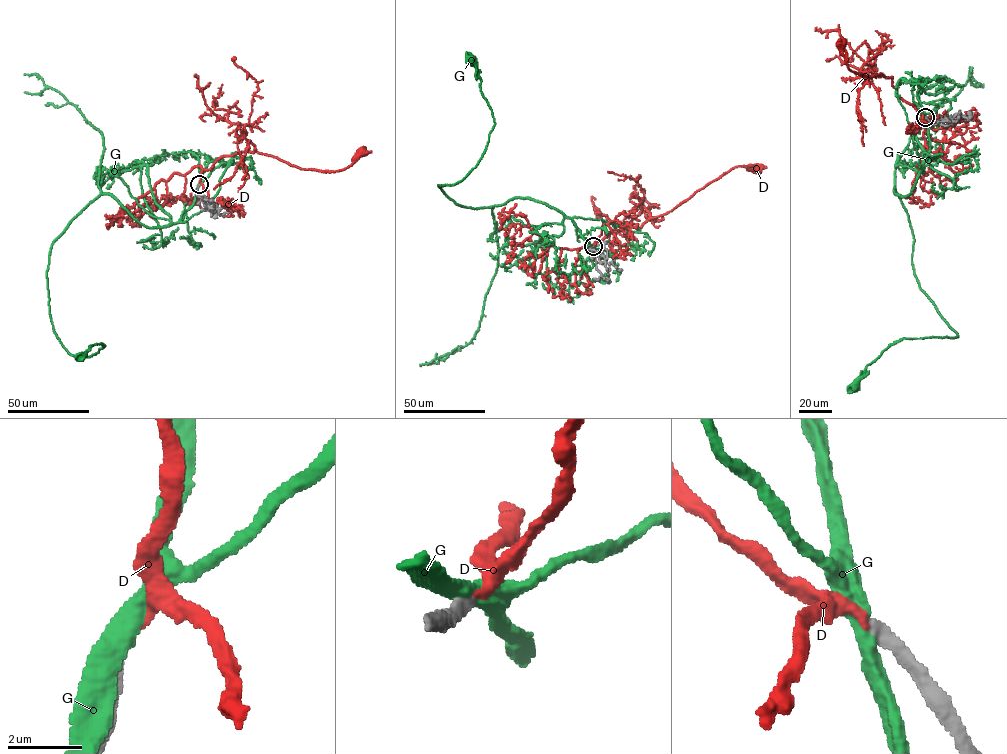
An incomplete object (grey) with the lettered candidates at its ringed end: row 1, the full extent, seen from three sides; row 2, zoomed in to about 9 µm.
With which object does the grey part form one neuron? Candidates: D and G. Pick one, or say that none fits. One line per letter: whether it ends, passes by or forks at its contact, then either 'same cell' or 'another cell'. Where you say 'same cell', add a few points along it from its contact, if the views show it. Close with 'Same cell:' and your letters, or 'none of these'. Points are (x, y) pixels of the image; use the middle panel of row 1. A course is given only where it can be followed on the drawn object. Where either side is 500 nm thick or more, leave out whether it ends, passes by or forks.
D: it ends; same cell; course (593, 246), (613, 230), (641, 227), (651, 218), (666, 213), (736, 167), (756, 169)
G: another cell
Same cell: D

